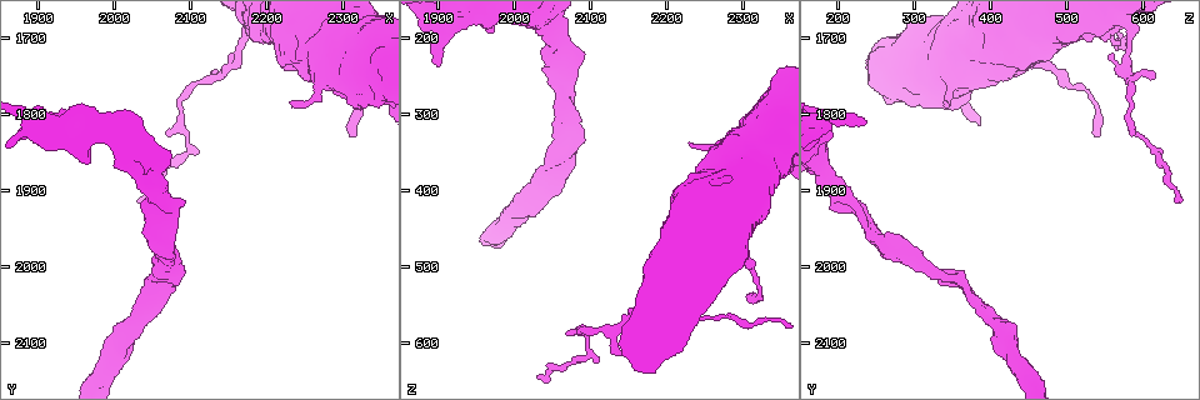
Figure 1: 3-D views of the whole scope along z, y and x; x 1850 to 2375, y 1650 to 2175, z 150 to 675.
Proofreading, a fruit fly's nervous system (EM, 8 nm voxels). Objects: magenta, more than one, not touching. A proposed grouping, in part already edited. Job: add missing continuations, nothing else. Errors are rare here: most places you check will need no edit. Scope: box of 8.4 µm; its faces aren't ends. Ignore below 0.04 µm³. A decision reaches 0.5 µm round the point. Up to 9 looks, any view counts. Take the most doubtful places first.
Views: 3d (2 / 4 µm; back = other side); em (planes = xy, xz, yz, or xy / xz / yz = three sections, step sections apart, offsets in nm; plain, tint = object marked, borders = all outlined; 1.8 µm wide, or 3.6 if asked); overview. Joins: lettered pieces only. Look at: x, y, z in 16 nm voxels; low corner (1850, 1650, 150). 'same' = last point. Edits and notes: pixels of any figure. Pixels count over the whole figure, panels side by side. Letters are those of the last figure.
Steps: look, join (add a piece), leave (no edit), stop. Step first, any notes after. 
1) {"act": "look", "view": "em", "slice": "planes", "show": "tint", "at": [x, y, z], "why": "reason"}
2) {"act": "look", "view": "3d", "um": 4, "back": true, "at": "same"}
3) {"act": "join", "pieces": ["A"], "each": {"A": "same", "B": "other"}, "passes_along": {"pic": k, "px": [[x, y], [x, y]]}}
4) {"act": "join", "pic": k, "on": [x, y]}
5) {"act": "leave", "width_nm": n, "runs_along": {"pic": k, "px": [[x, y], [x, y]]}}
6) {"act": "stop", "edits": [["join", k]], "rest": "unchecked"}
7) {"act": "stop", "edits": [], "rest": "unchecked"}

{"act": "look", "view": "3d", "um": 2, "at": [1900, 1810, 235], "why": "branch stops here"}

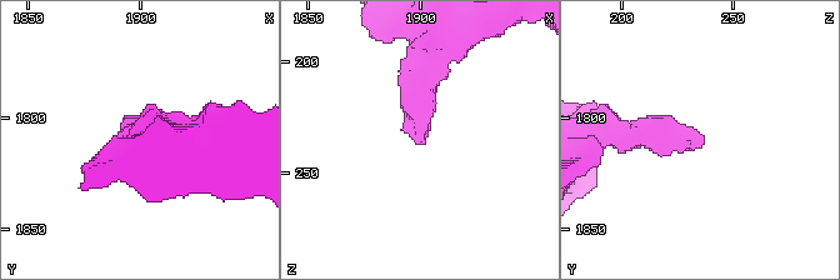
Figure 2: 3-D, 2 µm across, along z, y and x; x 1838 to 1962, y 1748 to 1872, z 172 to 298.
{"act": "look", "view": "em", "slice": "planes", "show": "borders", "at": [1897, 1811, 236]}

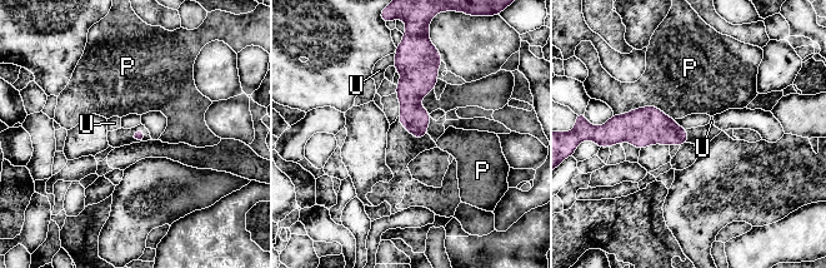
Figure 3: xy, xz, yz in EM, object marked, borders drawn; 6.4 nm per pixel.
{"act": "leave", "each": {"P": "other", "U": "other"}, "border": {"pic": 3, "px": [[396, 51], [393, 65]]}, "found": "no lettered piece goes on from it"}

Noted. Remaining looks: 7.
{"act": "look", "view": "3d", "um": 4, "at": [2030, 1910, 640], "why": "long arm stops here"}

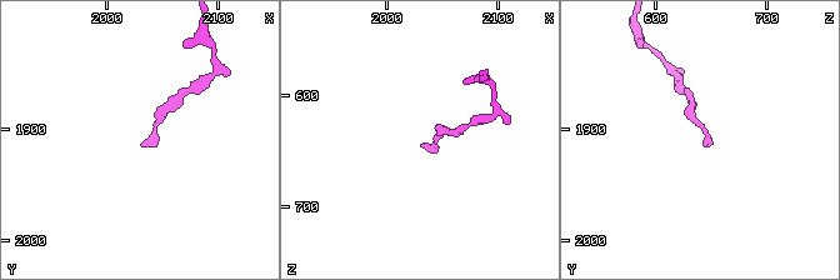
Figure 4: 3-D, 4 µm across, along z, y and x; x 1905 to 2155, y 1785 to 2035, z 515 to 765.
{"act": "look", "view": "em", "slice": "planes", "show": "borders", "at": [2034, 1914, 644]}

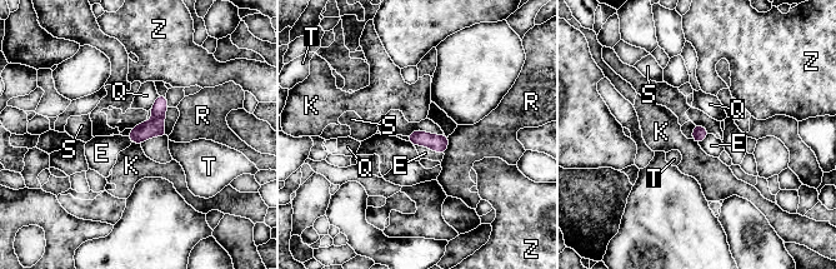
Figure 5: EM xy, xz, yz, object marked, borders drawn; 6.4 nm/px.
{"act": "leave", "each": {"E": "other", "K": "other", "Q": "other", "R": "other", "S": "other", "T": "other", "Z": "other"}, "found": "none of them fits"}

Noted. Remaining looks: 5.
{"act": "look", "view": "em", "slice": "planes", "show": "borders", "at": [2310, 1830, 535], "why": "thin end"}

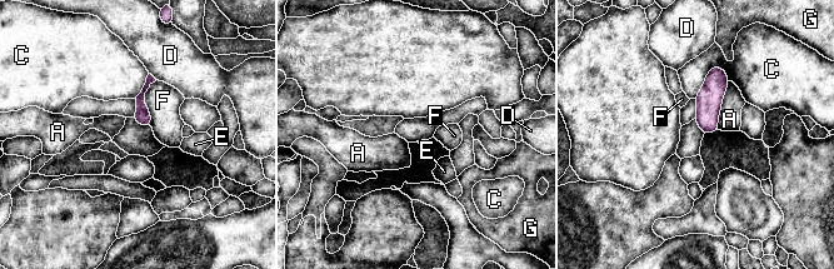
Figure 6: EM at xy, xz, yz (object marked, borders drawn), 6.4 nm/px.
{"act": "leave", "each": {"A": "other", "C": "other", "D": "other", "E": "other", "F": "other", "G": "other"}, "runs_along": {"pic": 6, "px": [[150, 79], [140, 95], [143, 121]]}, "found": "none of them fits"}

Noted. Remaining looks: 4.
{"act": "look", "view": "em", "slice": "yz", "step": 4, "show": "borders", "at": [2085, 2025, 350], "why": "branch stops here"}

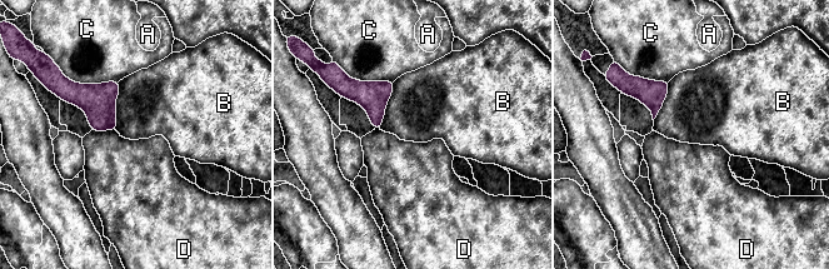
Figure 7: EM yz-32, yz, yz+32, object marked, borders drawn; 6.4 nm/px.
{"act": "look", "view": "em", "slice": "planes", "show": "borders", "at": "same"}

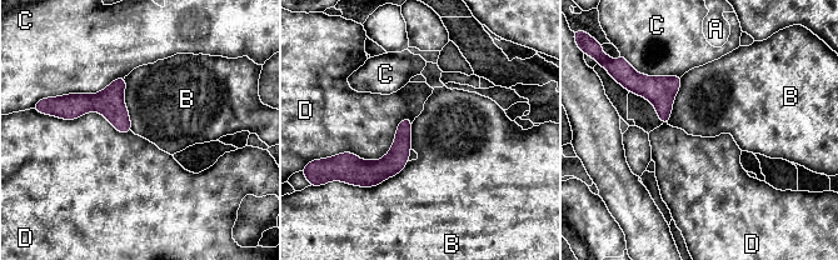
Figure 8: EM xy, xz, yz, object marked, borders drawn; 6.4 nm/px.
{"act": "leave", "each": {"A": "other", "B": "other", "C": "other", "D": "other"}, "runs_along": {"pic": 8, "px": [[407, 121], [400, 150], [368, 183]]}, "found": "none of them fits"}

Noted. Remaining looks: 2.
{"act": "stop", "edits": [], "rest": "unchecked"}

